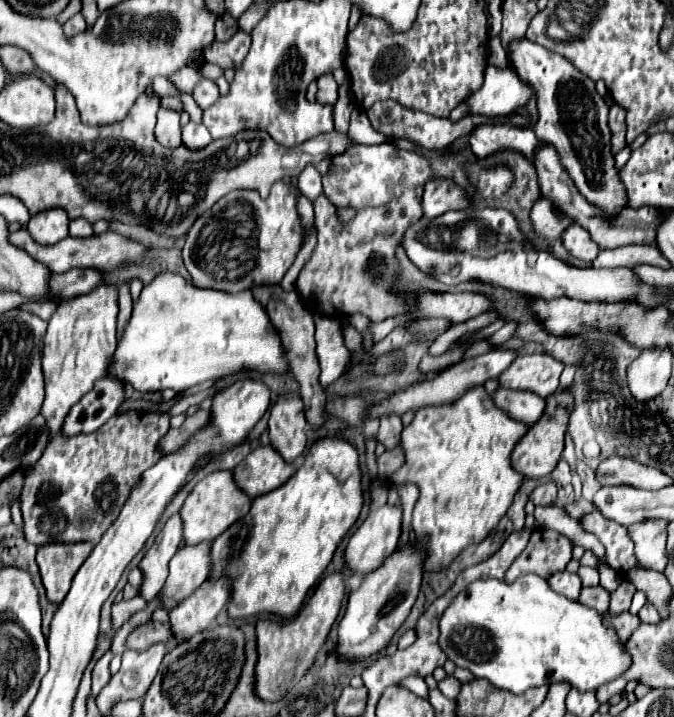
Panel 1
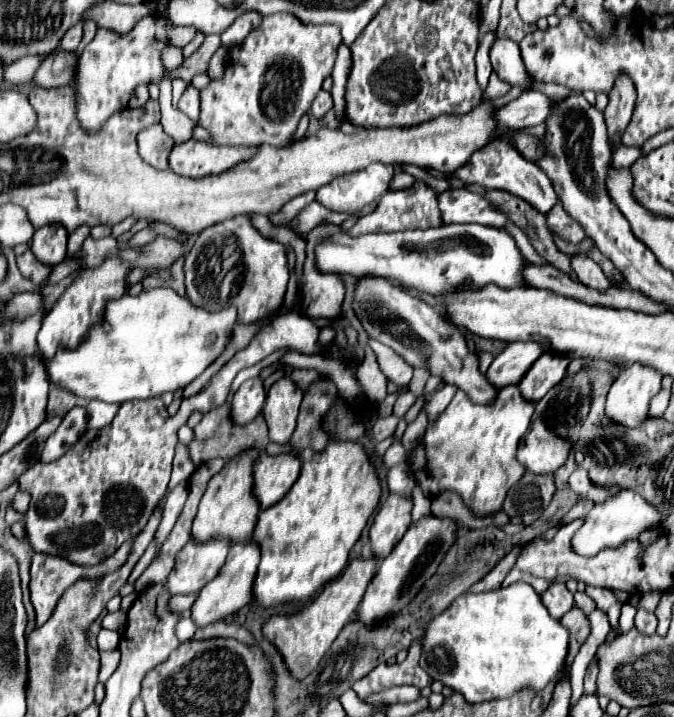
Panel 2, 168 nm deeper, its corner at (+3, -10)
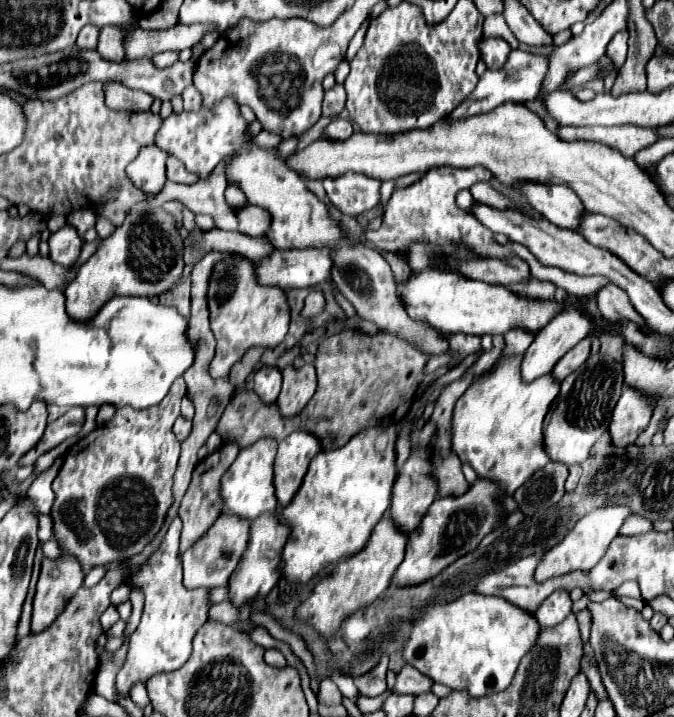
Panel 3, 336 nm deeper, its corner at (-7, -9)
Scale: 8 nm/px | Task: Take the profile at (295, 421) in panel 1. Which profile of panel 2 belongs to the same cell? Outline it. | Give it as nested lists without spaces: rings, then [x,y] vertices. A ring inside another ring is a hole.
[[[280,377],[272,383],[266,395],[264,417],[270,431],[270,441],[278,445],[286,445],[296,429],[296,417],[302,403],[304,391],[288,377]]]

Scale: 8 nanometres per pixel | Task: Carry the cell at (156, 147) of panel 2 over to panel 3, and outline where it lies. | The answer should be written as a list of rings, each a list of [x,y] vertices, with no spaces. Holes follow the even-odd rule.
[[[156,144],[144,146],[134,162],[128,164],[126,174],[134,182],[134,186],[144,192],[160,192],[166,184],[166,160],[170,154],[164,154]]]

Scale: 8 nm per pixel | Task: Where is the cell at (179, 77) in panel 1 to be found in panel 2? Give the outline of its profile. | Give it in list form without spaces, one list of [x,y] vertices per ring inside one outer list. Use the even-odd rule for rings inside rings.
[[[162,79],[160,81],[160,113],[162,113],[162,127],[166,133],[172,135],[172,139],[176,144],[183,143],[192,138],[193,130],[198,122],[188,119],[186,115],[182,115],[182,111],[172,107],[172,97],[170,97],[170,79]]]

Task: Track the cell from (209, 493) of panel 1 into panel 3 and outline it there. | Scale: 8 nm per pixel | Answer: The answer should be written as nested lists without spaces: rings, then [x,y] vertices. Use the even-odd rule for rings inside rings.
[[[264,438],[244,450],[240,450],[238,458],[232,462],[232,466],[226,470],[222,476],[222,512],[224,514],[236,514],[246,520],[254,520],[260,514],[274,514],[278,508],[276,496],[274,496],[274,486],[272,486],[272,464],[276,456],[276,442]]]

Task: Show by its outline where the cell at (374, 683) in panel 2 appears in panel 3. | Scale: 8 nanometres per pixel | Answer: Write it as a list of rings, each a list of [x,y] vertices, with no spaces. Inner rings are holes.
[[[380,660],[380,664],[370,670],[368,674],[356,678],[356,686],[362,696],[378,696],[386,690],[386,672],[388,672],[388,660]]]

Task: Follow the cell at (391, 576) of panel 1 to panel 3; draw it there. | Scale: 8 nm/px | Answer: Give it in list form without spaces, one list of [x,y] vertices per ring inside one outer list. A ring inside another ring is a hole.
[[[476,480],[470,490],[462,496],[446,496],[432,502],[420,526],[408,536],[404,562],[392,576],[392,586],[410,588],[418,586],[434,576],[438,576],[446,566],[456,562],[460,556],[472,552],[482,538],[498,524],[498,518],[504,514],[500,506],[496,506],[496,498],[504,496],[500,488],[490,480]]]

